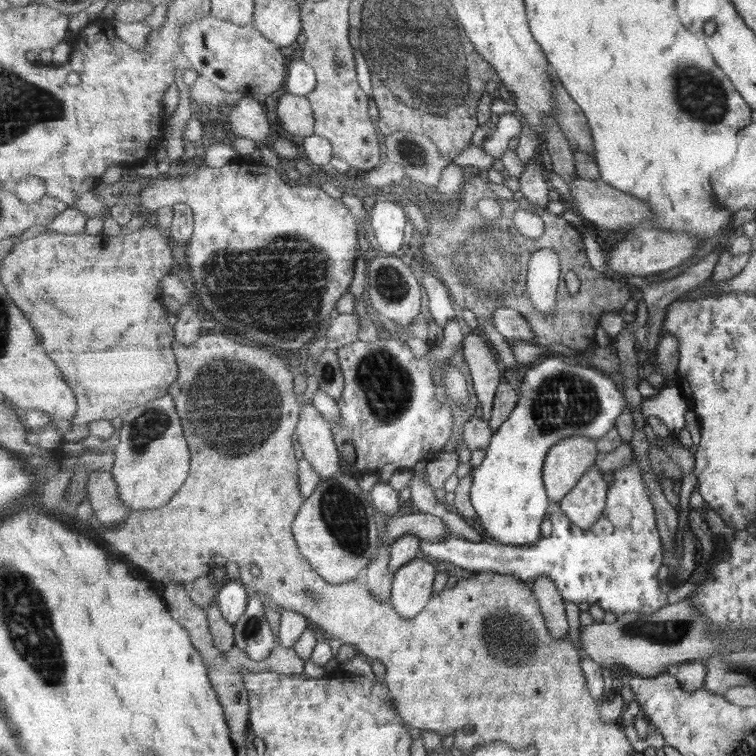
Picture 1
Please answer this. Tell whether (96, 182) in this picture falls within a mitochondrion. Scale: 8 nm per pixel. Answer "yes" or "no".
no

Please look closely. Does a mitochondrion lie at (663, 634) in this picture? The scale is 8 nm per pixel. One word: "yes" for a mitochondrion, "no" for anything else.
yes

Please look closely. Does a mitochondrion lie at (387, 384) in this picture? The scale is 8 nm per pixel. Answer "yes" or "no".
yes

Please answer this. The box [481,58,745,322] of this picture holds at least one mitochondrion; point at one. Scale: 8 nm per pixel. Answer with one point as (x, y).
(702, 91)

